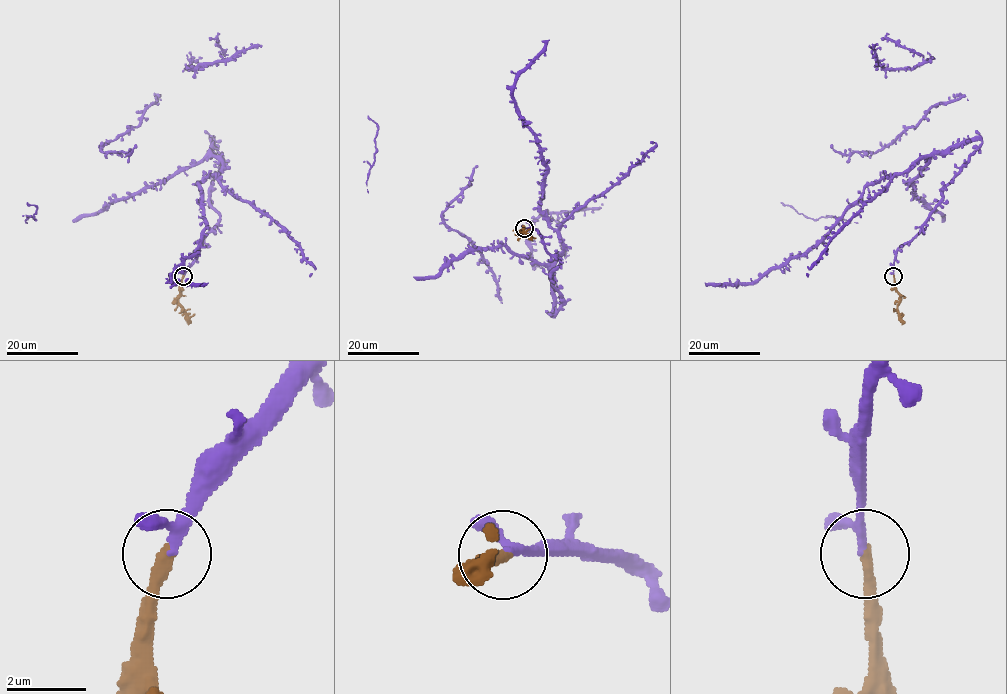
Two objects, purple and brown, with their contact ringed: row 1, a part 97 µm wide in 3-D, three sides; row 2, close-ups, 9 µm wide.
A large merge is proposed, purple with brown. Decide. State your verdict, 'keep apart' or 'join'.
join

